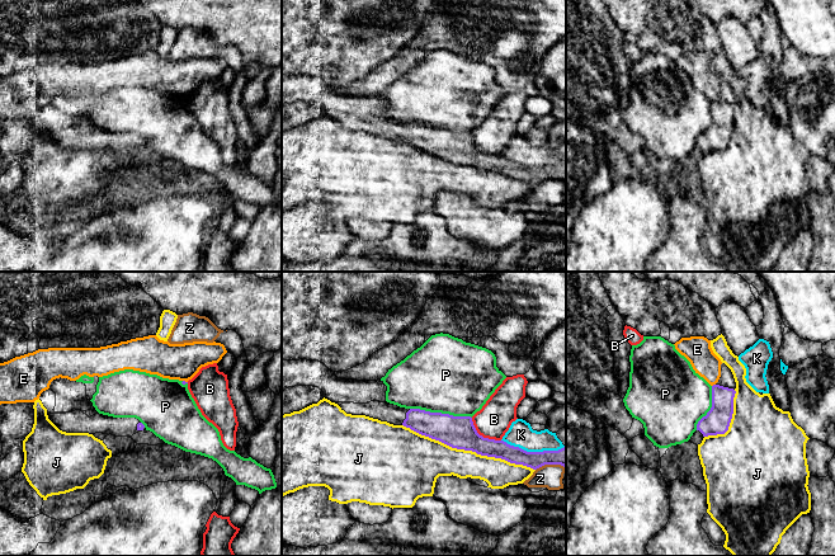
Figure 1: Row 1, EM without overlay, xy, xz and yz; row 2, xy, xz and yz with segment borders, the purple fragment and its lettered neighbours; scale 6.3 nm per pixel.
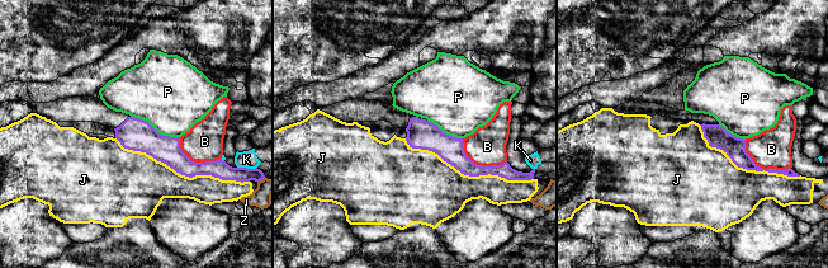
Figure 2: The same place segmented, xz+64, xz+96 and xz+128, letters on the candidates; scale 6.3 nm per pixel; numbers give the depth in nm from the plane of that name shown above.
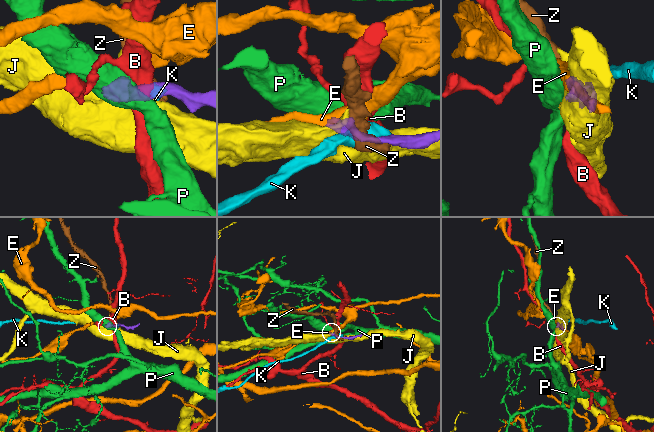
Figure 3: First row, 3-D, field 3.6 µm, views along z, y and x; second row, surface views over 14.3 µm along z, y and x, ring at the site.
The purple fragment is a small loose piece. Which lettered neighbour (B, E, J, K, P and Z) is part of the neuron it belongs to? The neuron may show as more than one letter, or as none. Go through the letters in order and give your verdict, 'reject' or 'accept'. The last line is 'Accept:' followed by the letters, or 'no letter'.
B: reject
E: reject
J: reject
K: reject
P: reject
Z: reject
Accept: no letter

